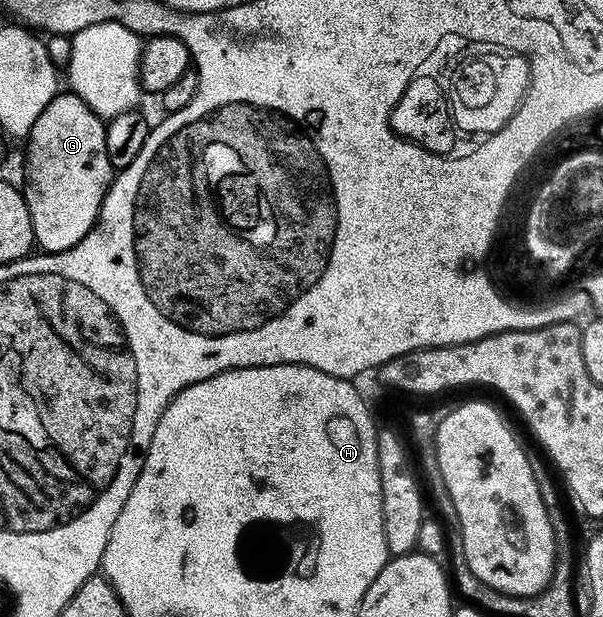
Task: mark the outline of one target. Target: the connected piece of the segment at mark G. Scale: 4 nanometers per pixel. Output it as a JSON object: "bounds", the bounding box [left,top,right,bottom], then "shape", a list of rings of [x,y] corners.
{"bounds":[23,92,114,254],"shape":[[[60,92],[41,110],[37,122],[31,128],[31,138],[32,147],[28,150],[28,190],[23,191],[23,196],[30,208],[36,246],[41,251],[57,254],[79,244],[100,217],[100,209],[114,177],[110,156],[106,152],[106,122],[88,107],[79,94]]]}

